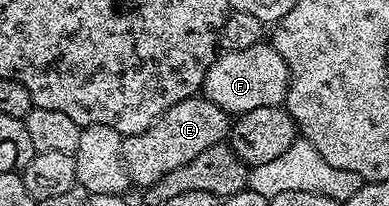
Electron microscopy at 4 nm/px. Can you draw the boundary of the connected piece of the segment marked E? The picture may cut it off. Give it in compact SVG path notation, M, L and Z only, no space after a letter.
M195 95L176 103L152 127L148 127L143 133L137 133L131 137L125 138L122 142L122 158L126 164L126 174L129 175L131 182L135 186L145 187L156 183L156 179L164 179L168 171L176 171L176 167L184 167L196 155L201 155L207 147L216 147L223 144L229 138L230 127L232 124L231 114L225 113L216 103L212 103L205 95Z

